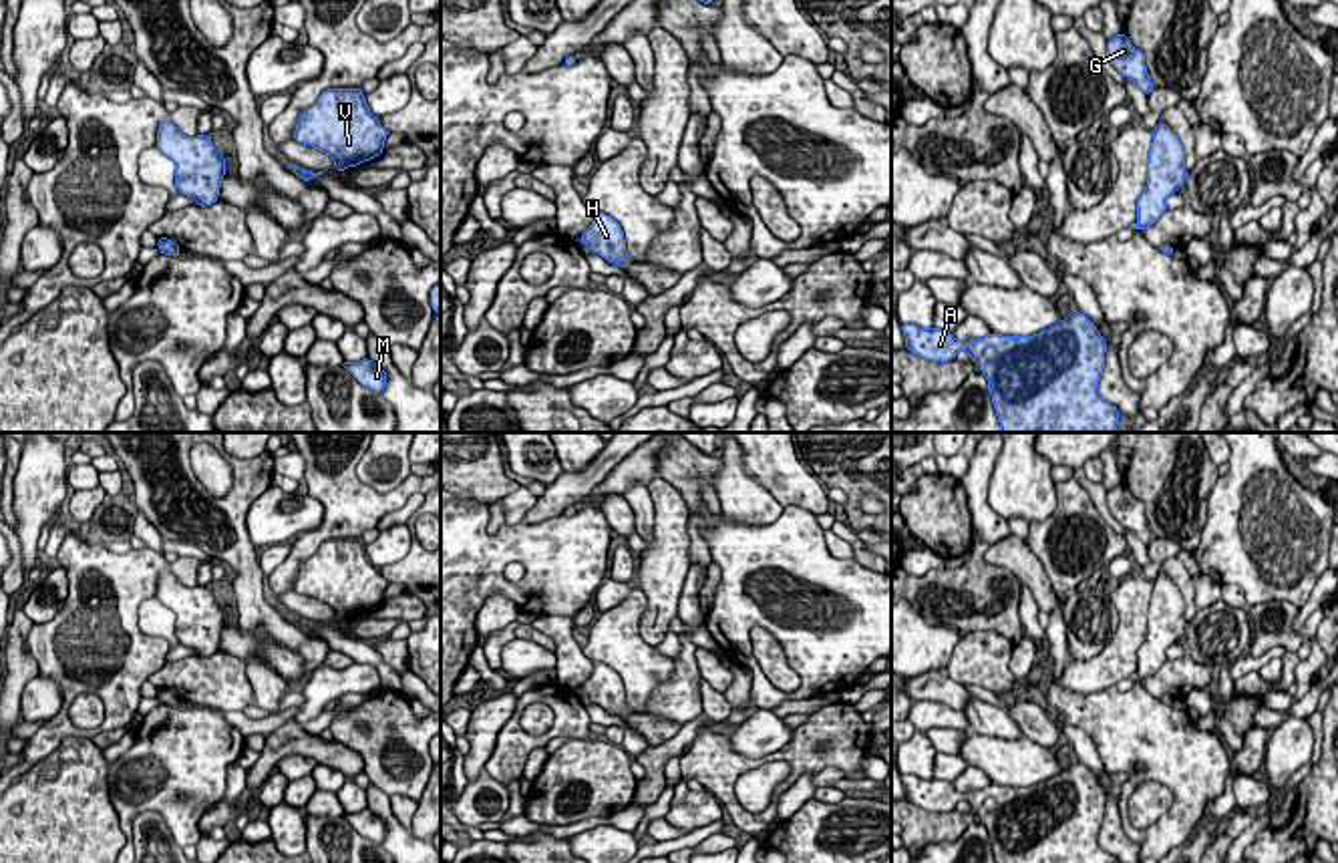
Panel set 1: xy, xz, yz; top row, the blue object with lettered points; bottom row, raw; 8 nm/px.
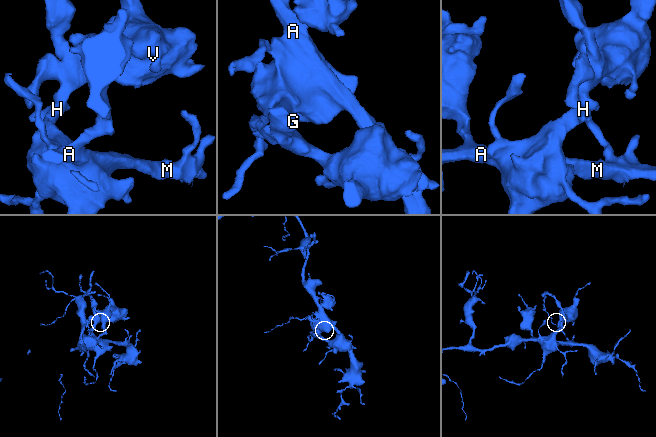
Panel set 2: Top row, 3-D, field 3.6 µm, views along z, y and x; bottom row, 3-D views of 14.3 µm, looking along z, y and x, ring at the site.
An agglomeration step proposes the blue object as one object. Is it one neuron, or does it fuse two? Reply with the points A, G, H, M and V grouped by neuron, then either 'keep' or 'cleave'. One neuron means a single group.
groups A G H M V; keep

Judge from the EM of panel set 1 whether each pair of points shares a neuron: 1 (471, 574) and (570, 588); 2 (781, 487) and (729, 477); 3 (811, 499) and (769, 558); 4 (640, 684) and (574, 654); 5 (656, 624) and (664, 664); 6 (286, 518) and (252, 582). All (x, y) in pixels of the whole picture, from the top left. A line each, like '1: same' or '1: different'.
1: same
2: different
3: different
4: different
5: different
6: different

